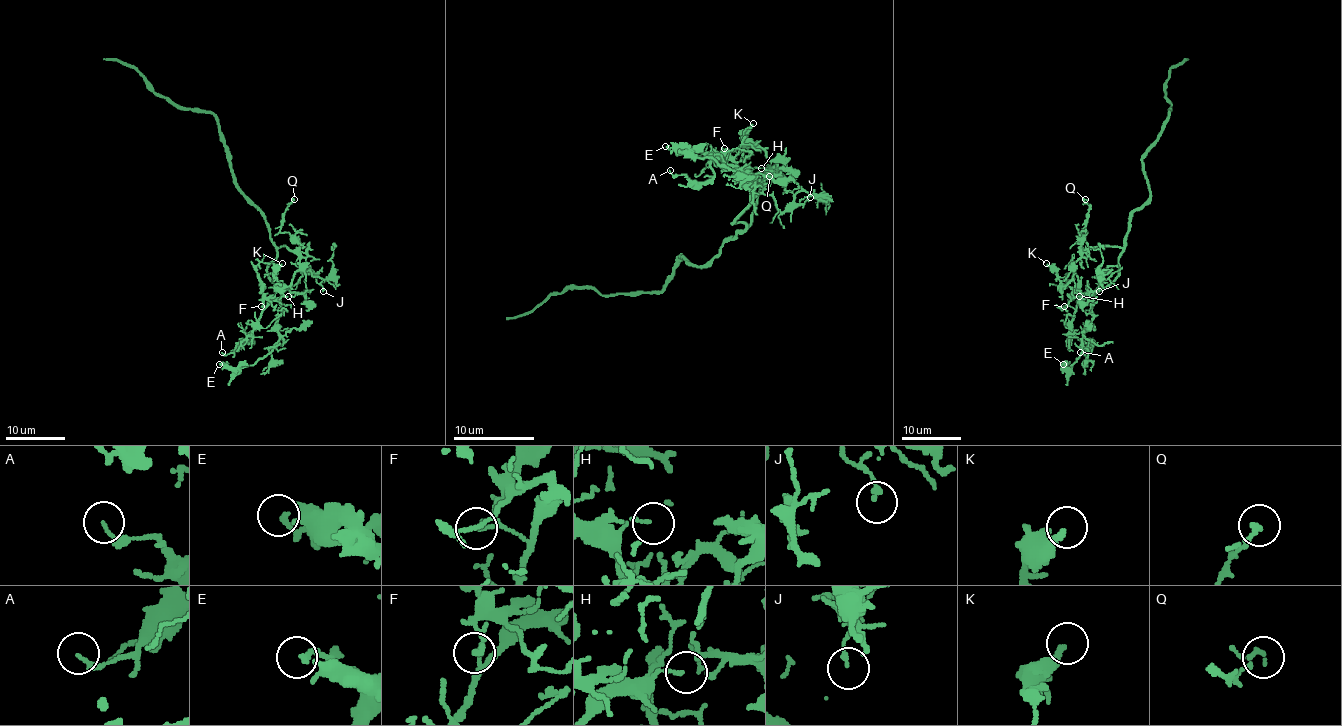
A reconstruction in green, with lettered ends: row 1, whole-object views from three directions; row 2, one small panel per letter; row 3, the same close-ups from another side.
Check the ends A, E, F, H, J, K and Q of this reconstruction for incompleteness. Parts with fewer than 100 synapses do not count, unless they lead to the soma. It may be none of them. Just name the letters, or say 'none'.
none

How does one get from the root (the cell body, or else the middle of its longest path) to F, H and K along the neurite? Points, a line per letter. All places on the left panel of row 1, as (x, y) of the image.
F: (252, 203), (263, 213), (276, 249), (267, 275), (280, 293), (277, 297), (269, 296), (261, 306)
H: (252, 203), (263, 213), (276, 249), (276, 258), (267, 268), (267, 275), (279, 287), (280, 297), (288, 296)
K: (252, 203), (263, 213), (272, 243), (291, 249), (300, 259), (288, 286), (275, 275), (282, 263)

